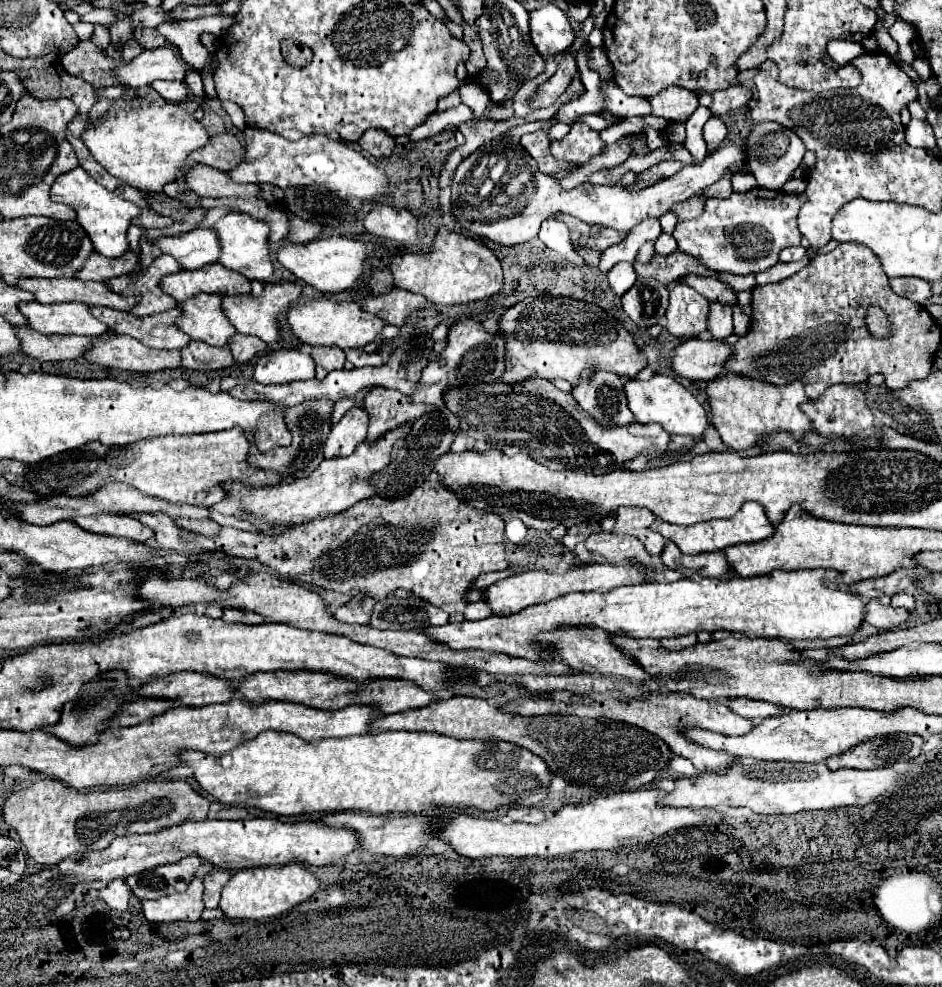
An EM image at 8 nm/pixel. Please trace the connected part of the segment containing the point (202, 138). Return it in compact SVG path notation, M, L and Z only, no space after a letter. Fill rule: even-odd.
M140 86L140 88L126 88L124 94L112 102L106 116L96 118L86 126L82 138L84 138L84 144L88 146L90 154L112 176L130 184L132 188L138 188L138 190L144 190L144 192L160 192L164 184L174 180L174 174L178 174L178 170L184 166L190 152L206 144L208 132L184 108L180 108L178 104L164 102L154 88Z

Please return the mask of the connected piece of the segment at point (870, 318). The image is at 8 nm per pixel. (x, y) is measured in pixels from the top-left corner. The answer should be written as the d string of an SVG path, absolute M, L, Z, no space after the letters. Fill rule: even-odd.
M870 306L868 314L866 314L866 322L868 322L874 338L888 338L890 336L890 322L888 322L886 314L882 314L882 310L878 310L876 306Z

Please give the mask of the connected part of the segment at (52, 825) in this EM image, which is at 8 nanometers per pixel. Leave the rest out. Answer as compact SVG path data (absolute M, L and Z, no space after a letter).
M44 778L8 796L4 820L18 832L36 864L54 866L68 856L104 850L116 836L158 832L174 824L206 820L208 806L208 798L192 790L186 780L144 780L118 790L74 790L56 778Z

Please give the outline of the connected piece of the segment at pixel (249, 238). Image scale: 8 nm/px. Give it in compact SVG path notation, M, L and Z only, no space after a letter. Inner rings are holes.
M230 212L210 228L218 234L218 242L220 242L218 262L222 266L240 272L248 280L268 282L272 278L274 268L272 268L270 254L268 254L268 232L270 232L270 228L264 222L258 222L252 216L242 214L242 212Z

